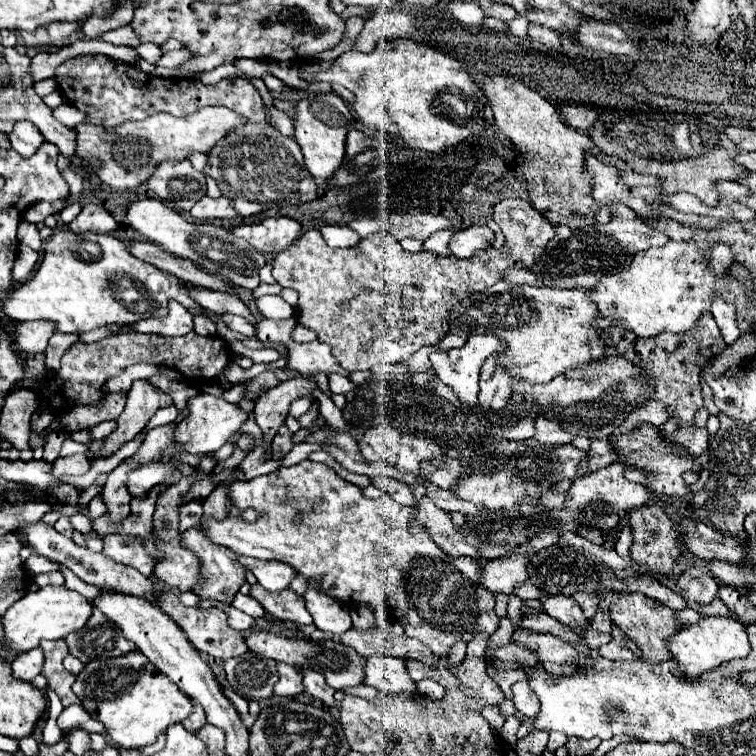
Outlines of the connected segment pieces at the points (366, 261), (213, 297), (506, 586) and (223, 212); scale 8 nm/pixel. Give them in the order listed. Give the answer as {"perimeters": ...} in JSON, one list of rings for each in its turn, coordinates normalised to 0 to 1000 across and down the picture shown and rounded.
{"perimeters":[[[[671,262],[655,270],[652,291],[668,310],[668,325],[663,331],[634,333],[626,341],[610,344],[602,339],[581,339],[567,331],[552,336],[536,333],[528,317],[512,307],[488,310],[464,328],[438,328],[427,317],[419,302],[406,304],[380,331],[369,333],[361,344],[361,368],[396,386],[396,426],[419,439],[425,452],[440,460],[440,471],[459,492],[491,489],[496,484],[522,481],[541,474],[557,458],[578,455],[594,439],[594,407],[607,402],[615,392],[623,392],[631,381],[647,381],[668,368],[676,354],[700,356],[721,333],[724,320],[734,312],[731,296],[726,296],[700,267],[689,262]]],[[[255,381],[253,384],[255,397],[261,397],[269,407],[284,413],[284,415],[316,415],[321,418],[332,431],[340,429],[340,421],[332,415],[332,410],[308,389],[298,386],[282,386],[271,381]]],[[[681,733],[681,735],[663,735],[655,741],[647,741],[639,746],[636,757],[636,772],[657,786],[679,786],[684,772],[700,770],[700,738],[694,733]]],[[[269,259],[250,280],[258,291],[274,291],[274,288],[311,288],[313,278],[308,275],[308,267],[300,259],[292,262],[276,262]]]]}

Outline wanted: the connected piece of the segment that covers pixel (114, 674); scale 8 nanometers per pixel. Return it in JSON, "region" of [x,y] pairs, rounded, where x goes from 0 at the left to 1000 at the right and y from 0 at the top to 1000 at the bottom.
{"region":[[[181,860],[149,873],[120,873],[102,892],[97,915],[107,923],[110,937],[139,958],[139,974],[160,989],[202,984],[226,958],[242,955],[255,942],[253,923],[216,889],[208,889],[208,884],[202,884],[202,878],[197,878],[197,873]]]}

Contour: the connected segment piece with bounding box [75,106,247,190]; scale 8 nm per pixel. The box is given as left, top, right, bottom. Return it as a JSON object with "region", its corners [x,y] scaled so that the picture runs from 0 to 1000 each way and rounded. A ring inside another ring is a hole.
{"region":[[[271,140],[247,156],[231,156],[226,151],[202,151],[192,159],[165,161],[157,169],[147,169],[144,175],[134,167],[104,164],[102,172],[102,206],[118,212],[123,217],[123,230],[147,249],[168,251],[181,249],[202,230],[208,217],[216,212],[245,212],[255,201],[276,204],[284,193],[284,180],[300,180],[313,167],[327,164],[321,153],[298,143],[298,140]]]}

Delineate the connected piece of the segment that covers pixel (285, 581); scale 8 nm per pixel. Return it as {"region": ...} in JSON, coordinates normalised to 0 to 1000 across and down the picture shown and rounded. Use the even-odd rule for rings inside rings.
{"region":[[[319,735],[316,741],[337,759],[343,772],[353,780],[377,780],[382,778],[385,767],[393,762],[393,757],[382,751],[382,746],[372,746],[364,741],[340,741],[324,735]]]}

